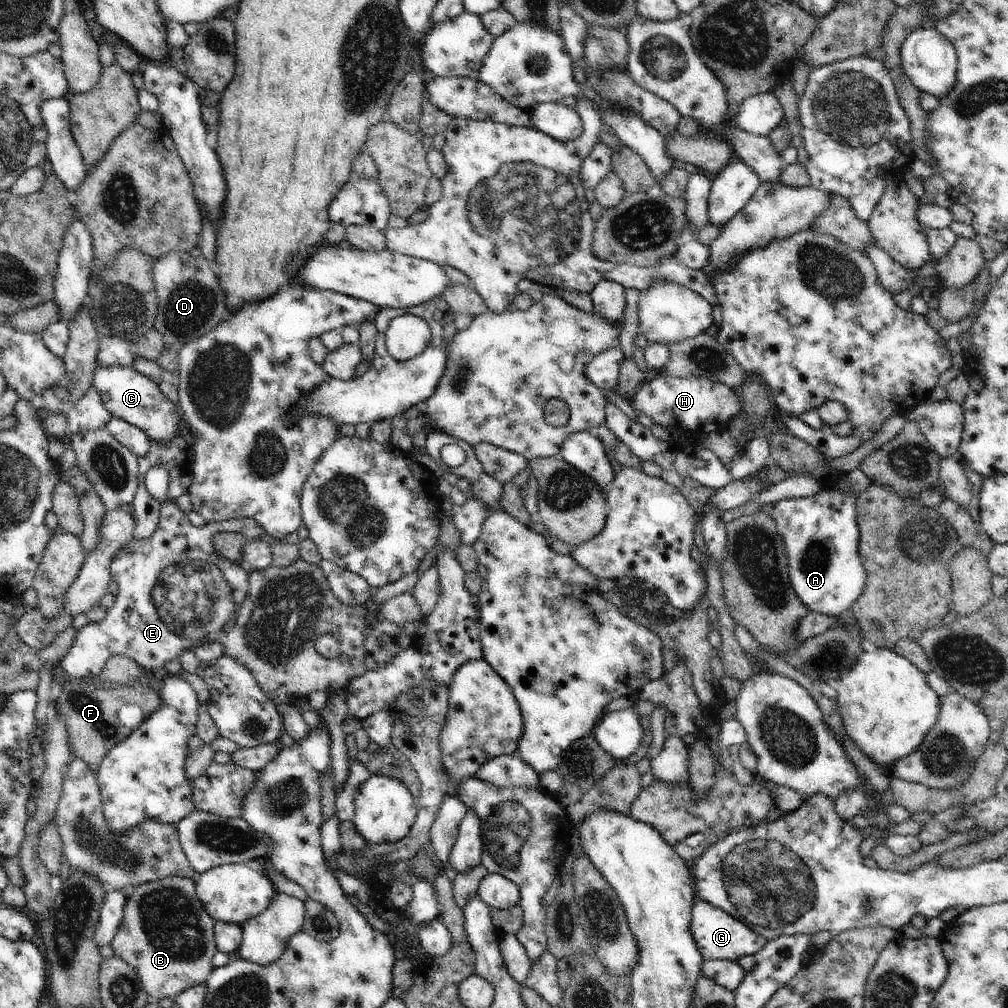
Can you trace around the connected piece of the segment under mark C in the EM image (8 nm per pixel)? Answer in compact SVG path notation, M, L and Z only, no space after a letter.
M98 364L94 376L94 388L112 417L121 418L141 428L147 432L150 441L159 445L166 445L179 434L177 428L181 421L180 403L169 400L151 378L136 372L131 366L100 367Z

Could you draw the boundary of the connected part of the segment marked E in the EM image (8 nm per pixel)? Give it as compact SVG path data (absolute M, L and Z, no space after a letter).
M161 465L149 469L145 476L145 485L154 500L160 502L159 520L155 531L147 539L133 536L112 561L110 574L118 583L114 605L107 610L104 620L90 623L77 631L73 645L58 664L62 676L94 679L114 655L129 656L150 672L153 668L164 667L167 661L178 658L181 652L193 649L199 642L221 640L229 631L231 621L237 616L238 609L246 598L249 573L241 564L222 558L215 552L213 536L220 531L226 531L241 534L248 540L266 538L263 528L251 518L214 521L201 527L192 525L188 521L188 515L180 510L176 502L167 498L169 472Z

